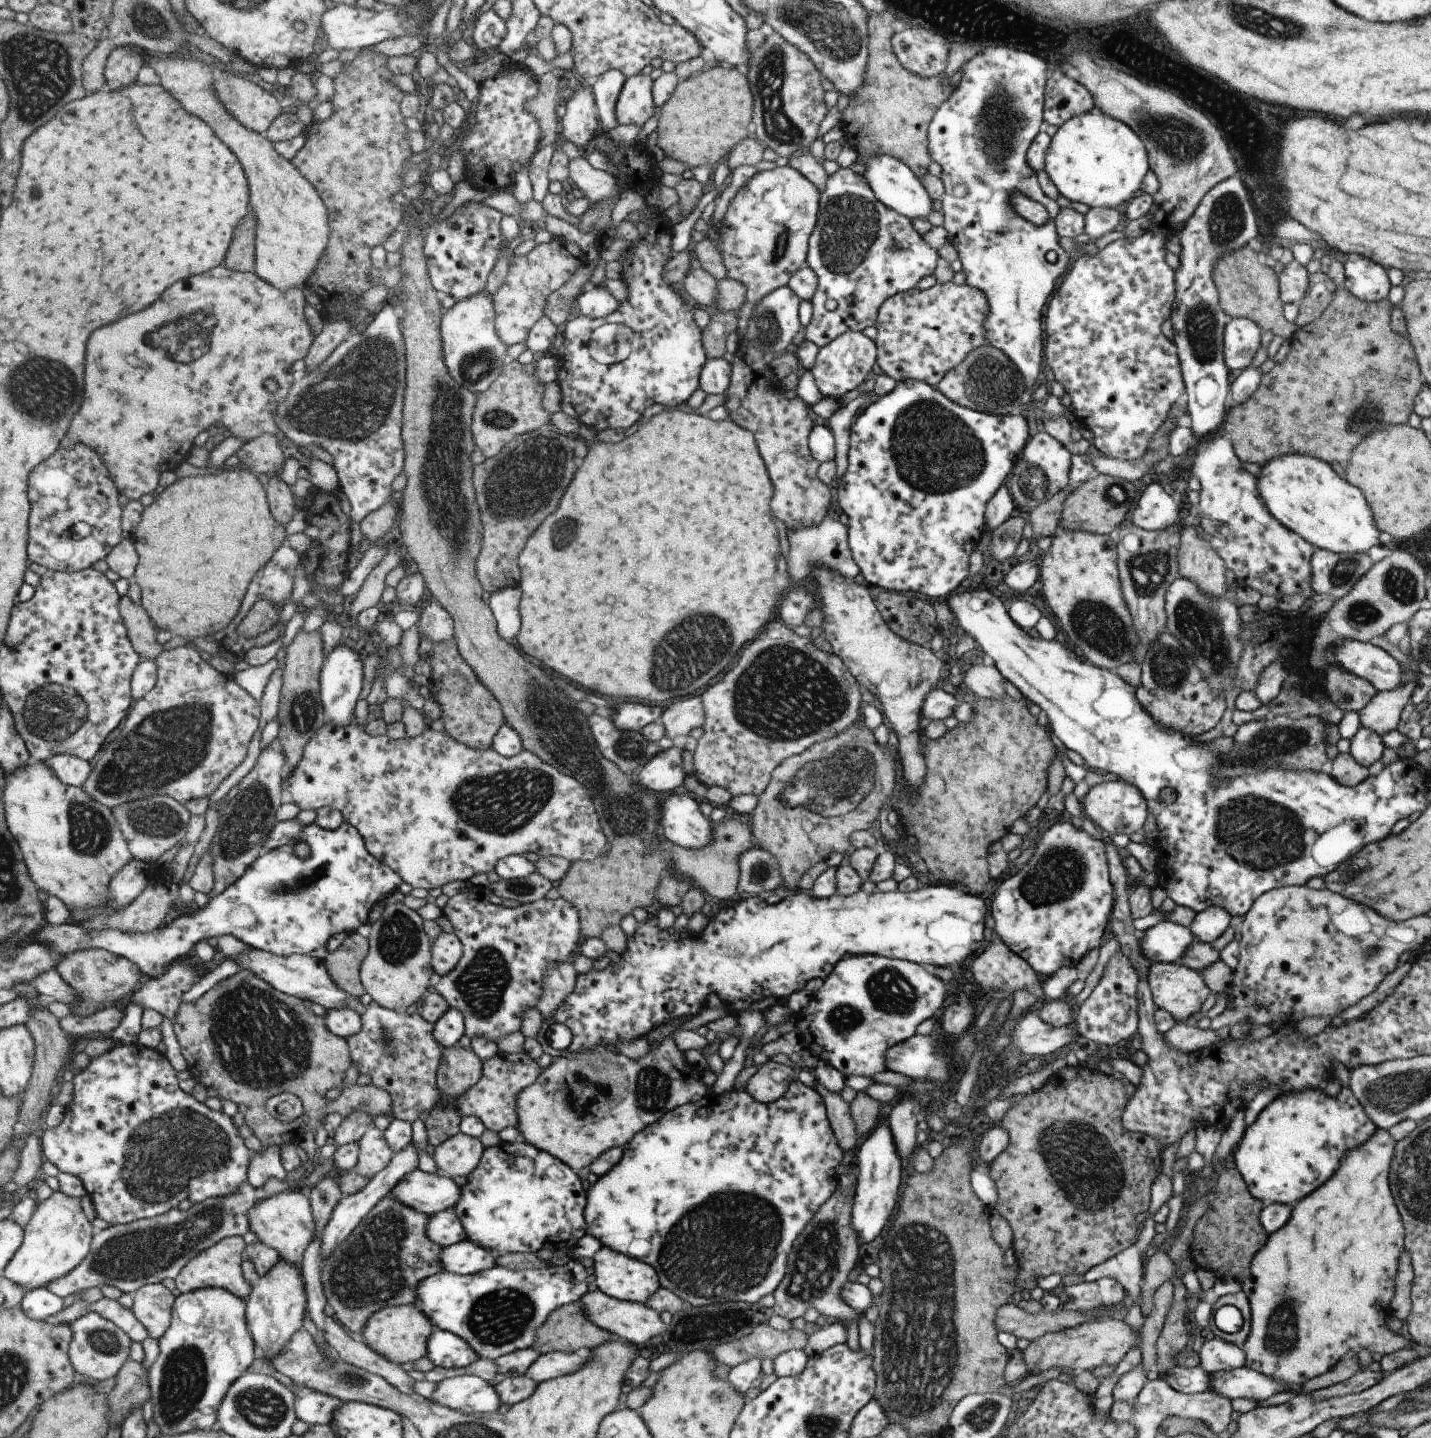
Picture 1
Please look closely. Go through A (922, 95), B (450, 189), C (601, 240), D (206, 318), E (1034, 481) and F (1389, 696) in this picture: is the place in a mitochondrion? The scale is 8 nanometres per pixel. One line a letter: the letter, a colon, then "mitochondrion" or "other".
A: other
B: other
C: other
D: mitochondrion
E: mitochondrion
F: other

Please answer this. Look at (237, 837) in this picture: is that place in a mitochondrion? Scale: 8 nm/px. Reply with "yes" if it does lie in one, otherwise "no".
yes

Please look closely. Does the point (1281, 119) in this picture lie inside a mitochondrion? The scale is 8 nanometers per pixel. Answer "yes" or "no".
no

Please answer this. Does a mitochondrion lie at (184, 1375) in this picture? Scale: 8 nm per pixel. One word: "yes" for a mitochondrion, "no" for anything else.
yes

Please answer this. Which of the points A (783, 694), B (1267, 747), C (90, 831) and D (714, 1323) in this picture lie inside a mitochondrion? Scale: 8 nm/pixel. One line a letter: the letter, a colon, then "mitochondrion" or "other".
A: mitochondrion
B: mitochondrion
C: mitochondrion
D: mitochondrion

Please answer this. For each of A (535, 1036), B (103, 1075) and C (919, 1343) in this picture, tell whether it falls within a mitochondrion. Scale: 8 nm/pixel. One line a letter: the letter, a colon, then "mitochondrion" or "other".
A: other
B: other
C: mitochondrion

